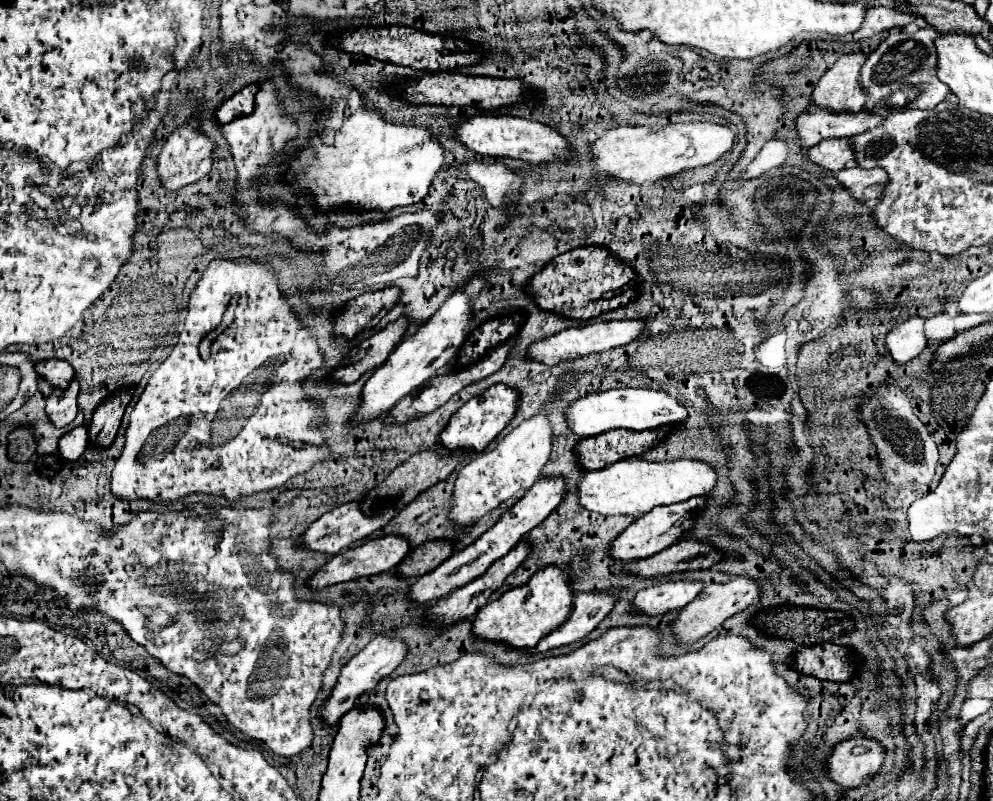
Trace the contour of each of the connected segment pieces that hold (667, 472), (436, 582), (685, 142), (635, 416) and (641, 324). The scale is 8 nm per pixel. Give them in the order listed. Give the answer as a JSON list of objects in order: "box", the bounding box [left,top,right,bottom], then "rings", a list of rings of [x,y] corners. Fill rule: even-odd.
[{"box":[580,457,716,515],"rings":[[[630,457],[616,461],[600,471],[588,471],[580,481],[580,503],[602,515],[644,515],[658,505],[688,501],[696,495],[706,495],[716,487],[716,469],[702,459],[644,459]]]},{"box":[410,475,566,601],"rings":[[[562,475],[556,477],[542,477],[538,483],[532,485],[532,489],[526,491],[526,495],[514,505],[510,507],[500,521],[488,529],[476,543],[468,545],[464,551],[454,553],[450,559],[446,559],[440,567],[436,567],[436,571],[430,571],[428,575],[418,577],[412,583],[412,593],[410,597],[414,601],[432,601],[432,599],[440,599],[444,595],[448,595],[452,589],[466,585],[468,581],[480,577],[496,559],[500,559],[502,555],[506,555],[524,535],[528,535],[528,531],[532,531],[536,525],[540,525],[558,505],[560,499],[564,499],[564,491],[566,491],[566,479]]]},{"box":[594,123,734,183],"rings":[[[670,123],[662,129],[652,129],[646,125],[620,125],[604,133],[594,143],[596,165],[600,171],[614,179],[628,179],[634,183],[656,181],[662,177],[678,175],[686,169],[710,165],[720,159],[734,145],[732,129],[718,123]]]},{"box":[566,387,688,439],"rings":[[[624,387],[624,389],[610,389],[604,393],[588,393],[580,397],[566,409],[568,427],[582,439],[600,435],[610,429],[630,429],[630,431],[646,431],[654,427],[664,427],[670,423],[680,423],[688,417],[688,411],[676,397],[666,391],[654,389],[638,389],[638,387]]]},{"box":[528,319,648,365],"rings":[[[620,319],[620,321],[598,321],[598,323],[582,325],[582,327],[572,327],[570,331],[566,329],[566,331],[560,331],[558,335],[552,335],[550,339],[534,343],[530,347],[528,357],[540,359],[540,361],[552,365],[552,363],[558,363],[560,359],[576,359],[576,357],[582,357],[586,353],[606,351],[606,349],[612,349],[612,347],[632,343],[644,331],[646,325],[648,325],[646,319]]]}]

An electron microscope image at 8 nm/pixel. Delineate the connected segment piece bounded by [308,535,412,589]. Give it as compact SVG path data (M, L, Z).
M382 535L378 539L370 539L370 541L354 547L354 549L346 549L346 551L340 551L338 555L334 555L320 571L314 573L314 577L308 583L312 589L320 589L326 585L352 581L352 579L360 579L366 575L396 569L400 565L400 561L404 561L404 557L408 555L408 549L412 549L412 547L408 543L408 537L404 537L404 535Z

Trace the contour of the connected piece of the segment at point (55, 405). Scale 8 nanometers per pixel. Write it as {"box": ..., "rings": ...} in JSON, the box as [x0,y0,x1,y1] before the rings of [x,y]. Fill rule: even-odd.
{"box":[46,379,80,427],"rings":[[[72,379],[66,389],[54,389],[52,395],[46,399],[46,413],[56,427],[66,427],[74,421],[78,411],[76,403],[78,391],[80,391],[78,379]]]}

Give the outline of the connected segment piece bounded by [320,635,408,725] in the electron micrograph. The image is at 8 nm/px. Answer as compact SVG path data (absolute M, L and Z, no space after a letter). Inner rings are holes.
M376 635L358 655L354 655L354 657L346 663L346 667L342 669L342 673L340 673L340 677L338 677L338 683L336 683L332 695L326 699L326 703L324 703L322 709L320 709L320 717L322 717L328 725L336 725L336 723L340 721L340 717L354 707L358 695L362 695L362 693L368 691L368 689L374 689L380 679L388 677L388 675L404 661L406 655L408 655L408 645L406 645L404 641L392 639L392 637L386 637L386 635Z

